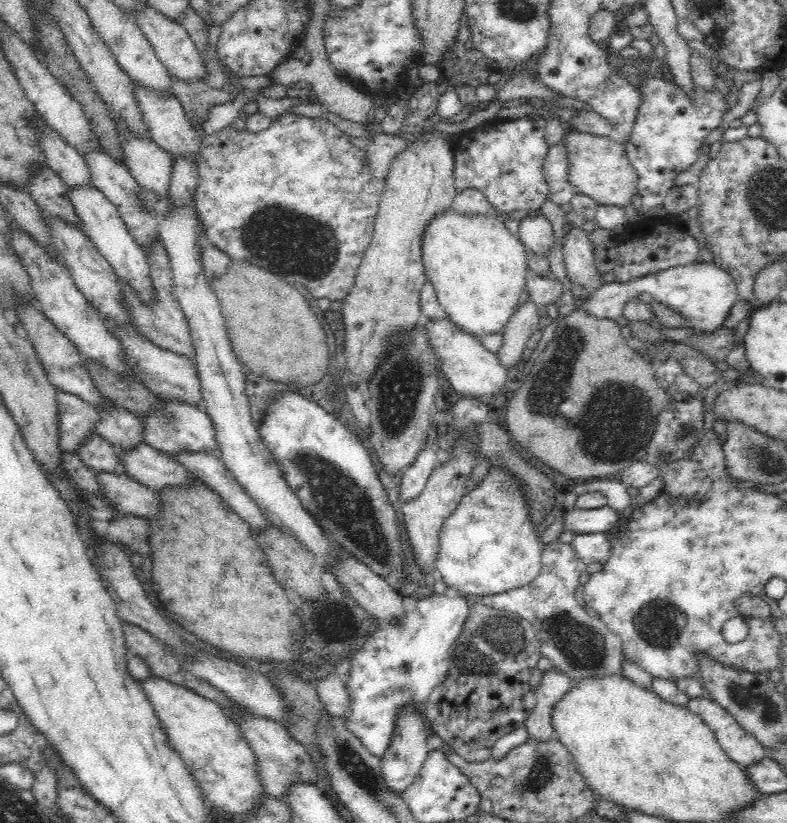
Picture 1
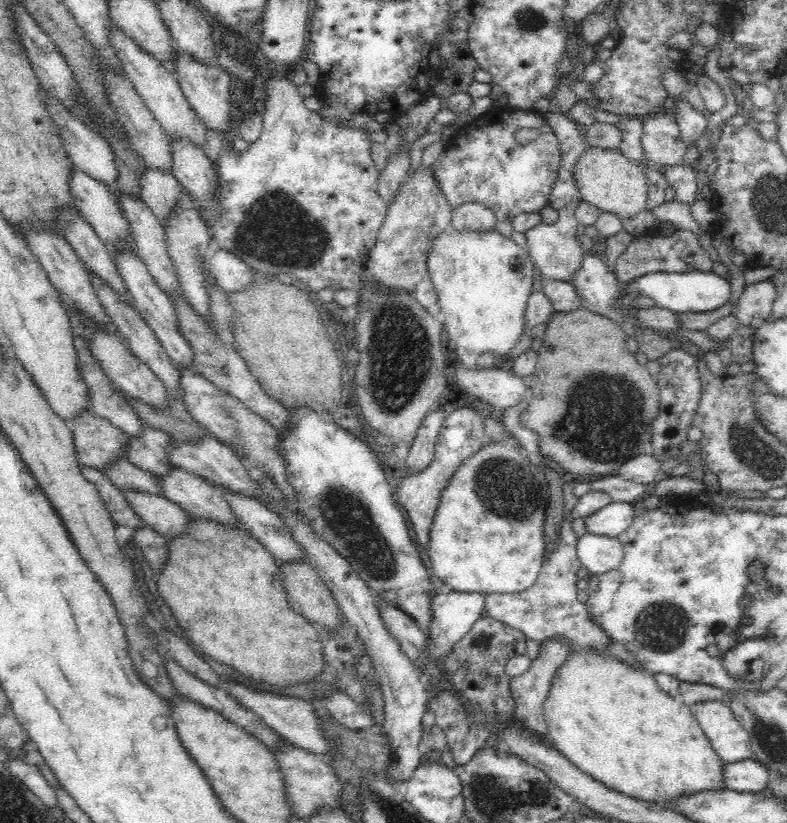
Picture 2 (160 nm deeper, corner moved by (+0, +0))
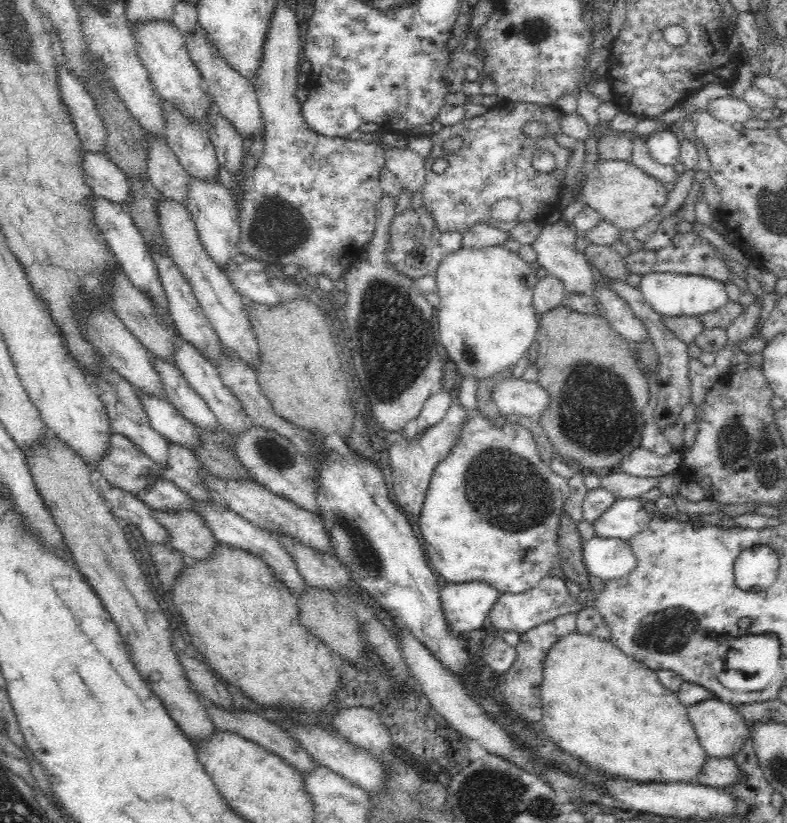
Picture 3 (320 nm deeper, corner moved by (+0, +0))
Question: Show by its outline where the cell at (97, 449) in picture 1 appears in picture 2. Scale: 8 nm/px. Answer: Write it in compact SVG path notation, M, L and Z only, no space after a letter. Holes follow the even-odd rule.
M119 458L109 469L103 471L120 490L134 490L165 497L159 477L138 468L128 459Z

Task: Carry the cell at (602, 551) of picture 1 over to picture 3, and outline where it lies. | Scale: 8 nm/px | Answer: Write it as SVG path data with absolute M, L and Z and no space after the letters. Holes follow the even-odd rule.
M595 536L585 540L583 558L588 575L604 582L628 576L636 568L636 555L629 541Z

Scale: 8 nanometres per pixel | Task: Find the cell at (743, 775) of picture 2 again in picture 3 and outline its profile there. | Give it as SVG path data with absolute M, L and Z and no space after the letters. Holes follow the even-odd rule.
M706 756L702 768L691 782L724 790L738 780L742 780L742 773L736 767L734 759L724 756Z

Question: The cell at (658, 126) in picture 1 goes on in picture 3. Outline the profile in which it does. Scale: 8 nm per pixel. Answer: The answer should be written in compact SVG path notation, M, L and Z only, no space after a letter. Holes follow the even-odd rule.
M662 128L661 132L648 135L645 144L649 156L661 166L672 168L680 162L681 147L679 144L679 135L674 132L674 128Z

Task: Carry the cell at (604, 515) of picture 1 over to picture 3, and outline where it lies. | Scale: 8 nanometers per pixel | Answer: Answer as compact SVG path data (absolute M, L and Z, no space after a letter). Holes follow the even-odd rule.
M640 497L616 499L604 514L593 522L596 536L629 541L642 532L652 520L643 502Z

